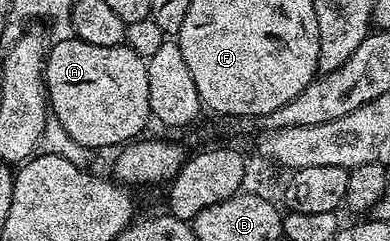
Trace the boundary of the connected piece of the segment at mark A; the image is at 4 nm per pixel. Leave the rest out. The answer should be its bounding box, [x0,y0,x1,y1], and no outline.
[45,35,151,151]

